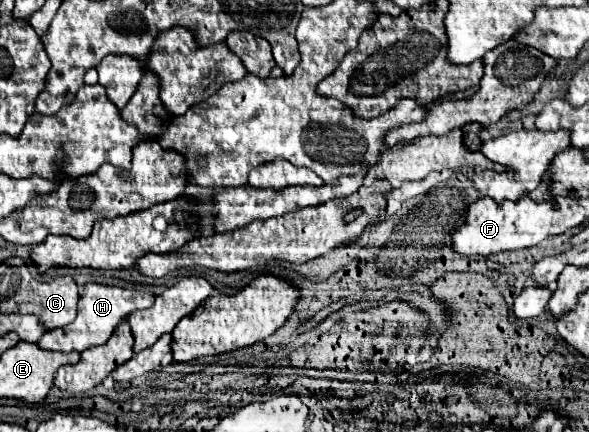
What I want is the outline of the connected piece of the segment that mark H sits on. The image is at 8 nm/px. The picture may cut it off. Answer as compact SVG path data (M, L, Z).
M89 283L89 285L85 285L83 295L79 299L77 319L69 327L45 333L37 341L37 347L47 349L47 351L79 351L81 353L81 351L85 351L89 347L107 343L109 335L113 335L113 331L117 329L117 325L121 323L123 317L127 317L133 311L147 309L149 305L153 305L153 295L149 295L147 291L121 289L121 287L107 287L107 285Z

